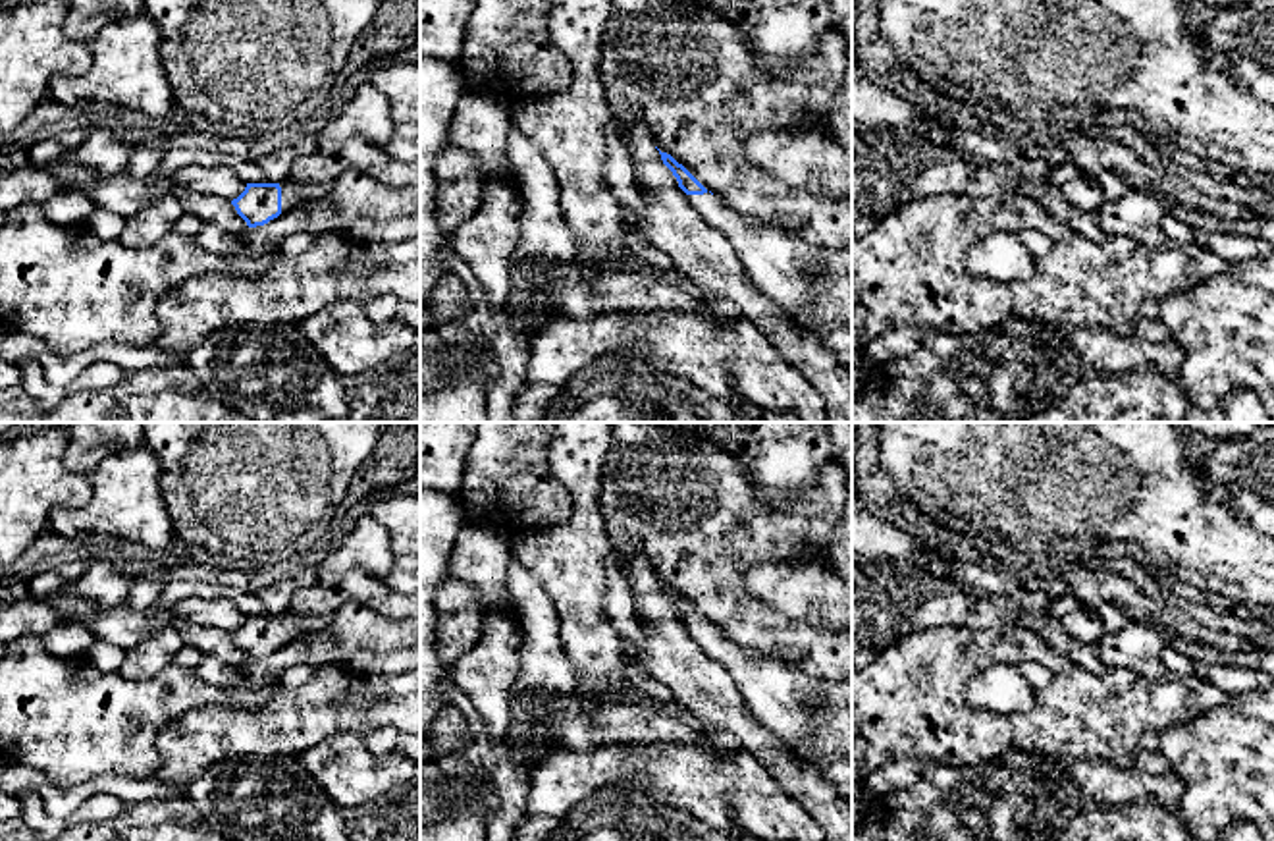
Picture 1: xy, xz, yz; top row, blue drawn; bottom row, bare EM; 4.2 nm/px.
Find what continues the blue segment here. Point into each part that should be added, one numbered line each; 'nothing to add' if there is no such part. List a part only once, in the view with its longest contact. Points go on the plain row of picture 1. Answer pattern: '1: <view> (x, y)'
1: xy (293, 625)

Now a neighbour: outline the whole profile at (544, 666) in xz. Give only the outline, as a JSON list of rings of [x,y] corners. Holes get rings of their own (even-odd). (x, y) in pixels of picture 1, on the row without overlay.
[[[513,556],[507,571],[507,588],[522,627],[520,671],[511,689],[511,721],[505,741],[511,746],[528,746],[536,752],[532,766],[555,748],[563,746],[545,729],[528,721],[522,698],[534,692],[574,694],[574,667],[559,640],[559,617],[553,600],[542,583]]]

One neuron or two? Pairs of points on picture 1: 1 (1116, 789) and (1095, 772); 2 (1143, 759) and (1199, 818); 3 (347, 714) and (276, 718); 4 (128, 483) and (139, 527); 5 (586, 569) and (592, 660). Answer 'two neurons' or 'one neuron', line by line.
1: one neuron
2: two neurons
3: one neuron
4: one neuron
5: one neuron

